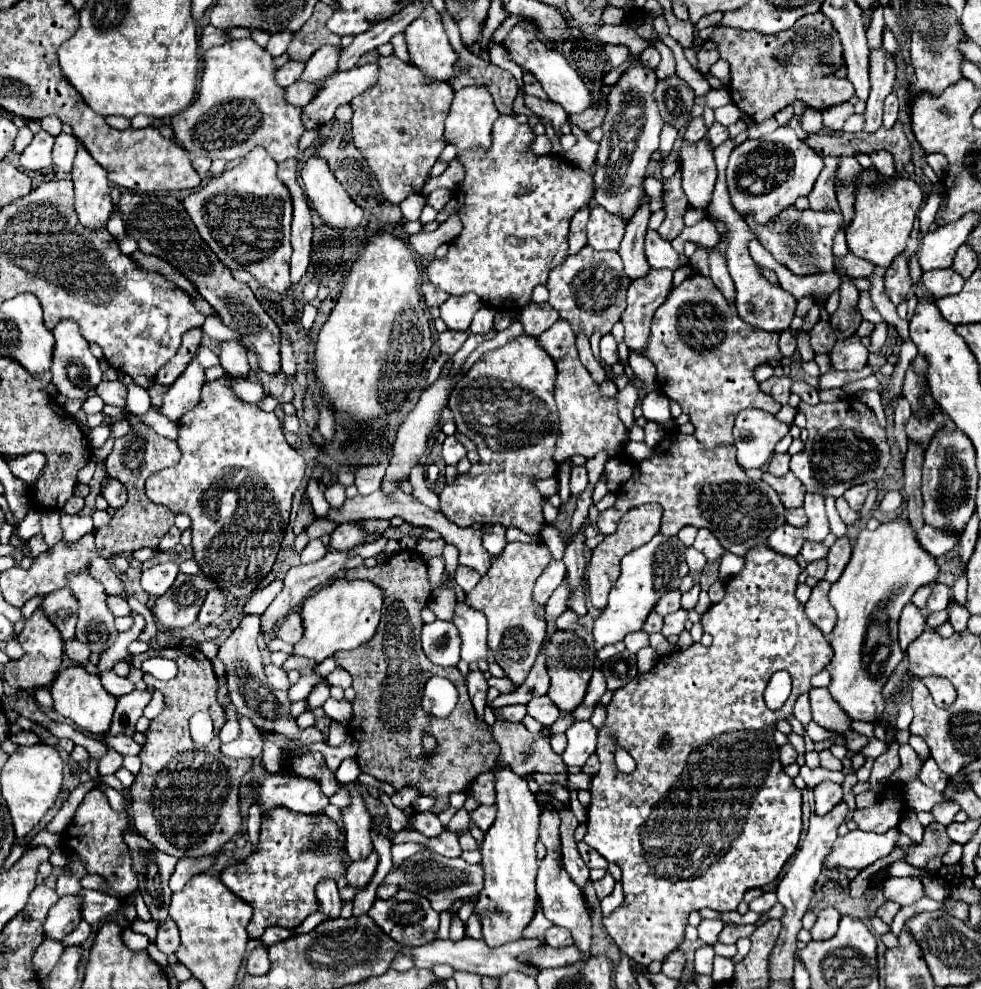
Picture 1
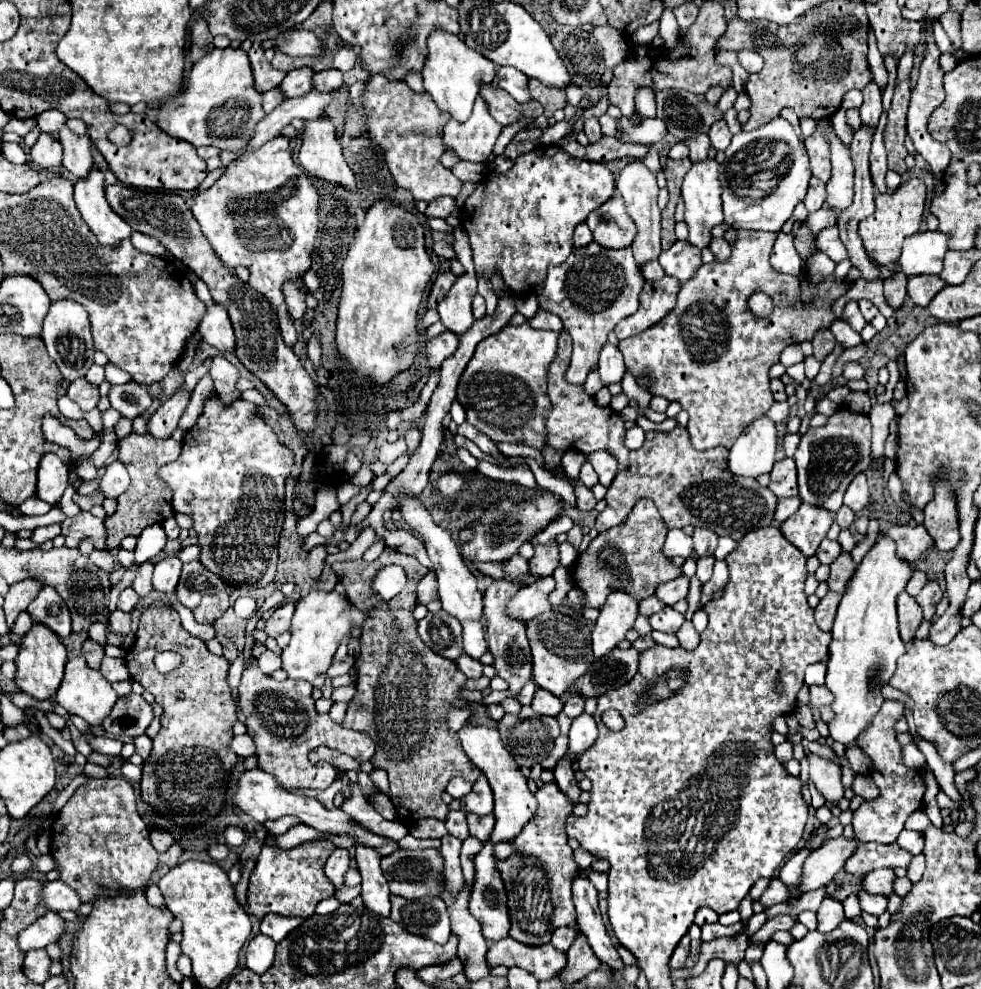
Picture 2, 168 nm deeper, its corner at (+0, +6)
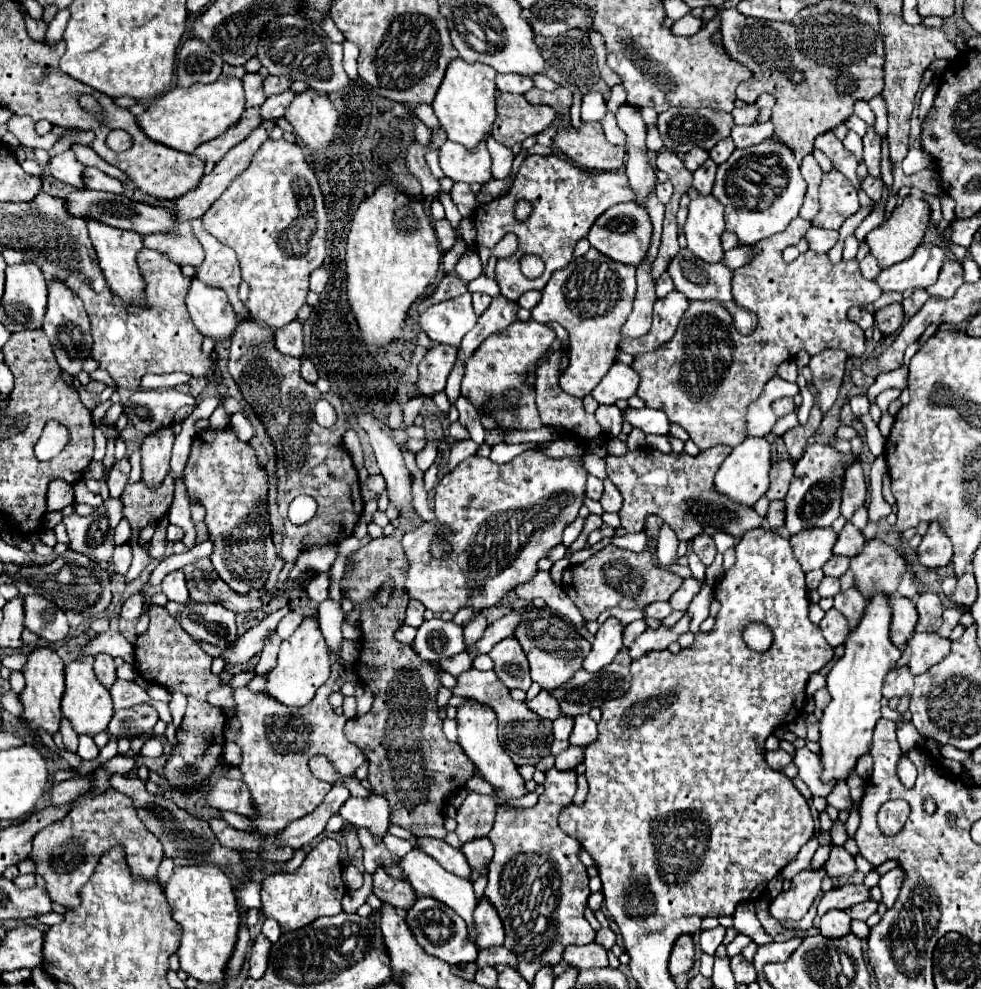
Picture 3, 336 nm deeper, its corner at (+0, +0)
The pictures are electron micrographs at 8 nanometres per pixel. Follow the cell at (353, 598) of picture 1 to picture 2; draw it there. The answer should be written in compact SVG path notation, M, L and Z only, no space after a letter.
M312 590L308 596L304 596L296 604L296 612L292 618L292 640L282 650L282 670L288 674L288 678L294 680L306 680L314 688L322 688L326 680L326 670L332 664L334 652L344 636L350 634L352 626L362 626L366 620L366 614L360 612L356 606L348 604L336 590L324 592L324 590Z

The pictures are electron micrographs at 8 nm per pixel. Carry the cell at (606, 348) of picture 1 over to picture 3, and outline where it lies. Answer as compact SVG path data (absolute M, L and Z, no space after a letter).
M616 360L602 378L602 382L592 390L592 396L600 404L614 404L620 398L628 400L630 396L634 396L636 388L638 388L638 374L630 366Z

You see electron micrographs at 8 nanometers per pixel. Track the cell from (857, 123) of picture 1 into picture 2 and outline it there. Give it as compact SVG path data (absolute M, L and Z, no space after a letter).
M810 178L810 186L808 186L808 194L804 198L804 204L808 208L808 212L816 212L822 208L826 200L826 186L824 182L818 182L818 178Z

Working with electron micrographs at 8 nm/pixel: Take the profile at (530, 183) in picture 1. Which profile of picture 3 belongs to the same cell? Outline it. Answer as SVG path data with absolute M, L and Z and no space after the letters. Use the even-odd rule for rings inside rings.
M532 154L522 162L512 188L502 198L478 206L470 218L474 220L478 232L476 244L494 248L504 234L514 232L518 236L518 252L508 260L498 260L496 266L496 282L502 296L516 302L528 290L542 290L554 270L570 264L576 242L588 234L590 226L602 212L614 204L630 202L632 198L634 194L628 188L628 178L622 172L588 172L572 166L560 156ZM520 200L532 204L532 212L524 222L520 222L514 214L514 208ZM526 254L536 254L546 264L544 274L536 280L528 280L520 270L520 260Z

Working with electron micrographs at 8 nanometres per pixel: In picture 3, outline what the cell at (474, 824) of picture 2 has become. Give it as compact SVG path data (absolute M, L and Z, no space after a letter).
M480 838L480 840L468 840L462 846L462 854L466 856L468 864L476 868L478 874L486 874L486 870L480 870L488 860L492 860L494 846L490 844L490 838Z

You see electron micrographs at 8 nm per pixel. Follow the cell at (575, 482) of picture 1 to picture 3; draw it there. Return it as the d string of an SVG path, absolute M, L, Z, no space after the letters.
M588 476L588 482L586 482L586 496L592 498L592 500L600 500L602 496L602 480L598 480L596 476Z

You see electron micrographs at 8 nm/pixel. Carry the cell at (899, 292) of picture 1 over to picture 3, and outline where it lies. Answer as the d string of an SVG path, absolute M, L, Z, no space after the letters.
M890 304L882 310L878 310L874 314L874 318L876 318L876 326L882 330L882 334L890 336L890 334L900 330L900 326L906 320L906 314L904 314L904 308L900 304Z

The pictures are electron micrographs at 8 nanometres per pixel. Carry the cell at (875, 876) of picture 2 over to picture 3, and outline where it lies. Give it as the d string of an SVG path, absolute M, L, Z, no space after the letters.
M846 884L846 886L838 886L834 890L830 890L828 894L822 896L822 900L818 902L818 916L826 914L832 908L844 910L848 906L860 904L862 900L870 898L870 890L864 884Z

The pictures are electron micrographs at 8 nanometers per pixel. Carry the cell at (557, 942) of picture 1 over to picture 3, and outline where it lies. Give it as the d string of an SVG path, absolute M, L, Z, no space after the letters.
M584 944L584 946L570 946L562 954L562 960L568 964L574 964L578 968L602 968L608 966L606 950L598 944Z

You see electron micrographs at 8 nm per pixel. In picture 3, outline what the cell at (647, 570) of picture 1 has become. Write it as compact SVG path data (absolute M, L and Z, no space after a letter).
M608 618L600 630L596 632L596 638L592 642L592 650L584 660L586 672L598 672L602 666L610 664L614 656L622 648L622 630L624 624L618 618Z

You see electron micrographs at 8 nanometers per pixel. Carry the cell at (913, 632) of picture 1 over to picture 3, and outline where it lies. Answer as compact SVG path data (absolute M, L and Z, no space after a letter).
M898 594L890 598L890 604L892 604L890 640L896 646L904 646L908 642L908 638L914 634L914 628L916 628L916 622L918 622L916 606L914 606L912 600L898 596Z

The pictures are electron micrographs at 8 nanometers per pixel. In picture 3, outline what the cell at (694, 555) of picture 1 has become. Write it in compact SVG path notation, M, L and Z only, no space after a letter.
M664 524L658 536L658 560L662 566L678 562L678 536Z

